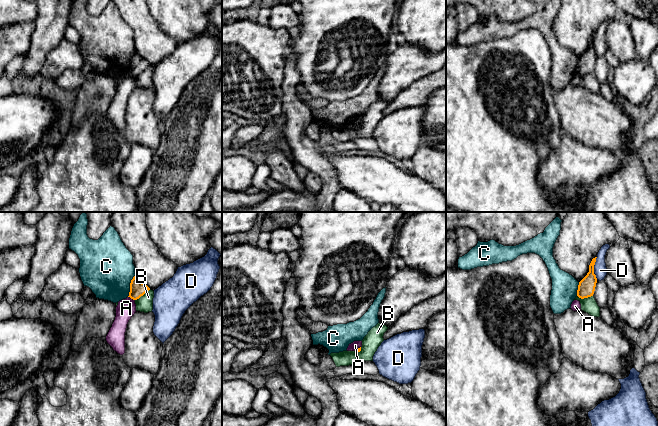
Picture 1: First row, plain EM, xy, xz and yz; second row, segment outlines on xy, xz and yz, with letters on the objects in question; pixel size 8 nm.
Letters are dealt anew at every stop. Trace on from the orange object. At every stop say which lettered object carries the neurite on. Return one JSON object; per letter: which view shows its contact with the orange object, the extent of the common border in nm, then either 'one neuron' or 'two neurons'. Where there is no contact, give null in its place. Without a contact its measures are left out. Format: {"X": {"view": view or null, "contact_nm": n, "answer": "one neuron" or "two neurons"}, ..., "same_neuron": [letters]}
{"A": {"view": "xy", "contact_nm": 70, "answer": "two neurons"}, "B": {"view": "yz", "contact_nm": 130, "answer": "two neurons"}, "C": {"view": "xy", "contact_nm": 200, "answer": "two neurons"}, "D": {"view": "yz", "contact_nm": 180, "answer": "two neurons"}, "same_neuron": []}

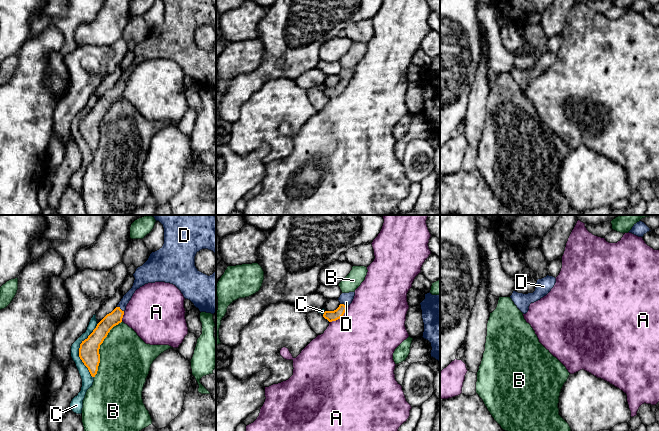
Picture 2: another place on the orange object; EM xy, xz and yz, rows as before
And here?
{"A": {"view": "xz", "contact_nm": 200, "answer": "two neurons"}, "B": {"view": "xy", "contact_nm": 500, "answer": "two neurons"}, "C": {"view": "xy", "contact_nm": 440, "answer": "two neurons"}, "D": {"view": "xy", "contact_nm": 80, "answer": "one neuron"}, "same_neuron": ["D"]}

